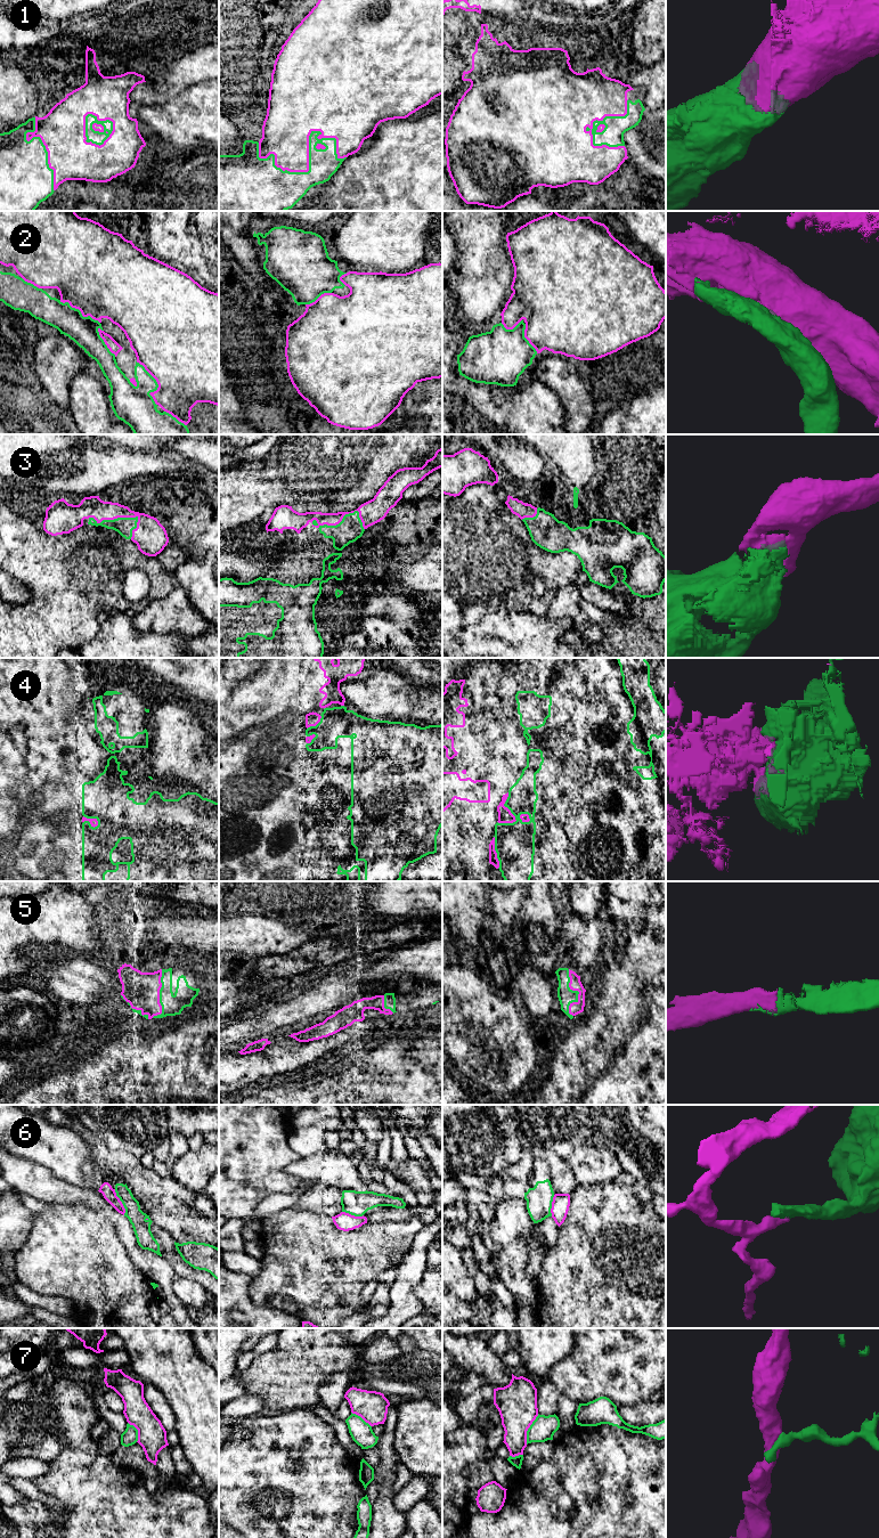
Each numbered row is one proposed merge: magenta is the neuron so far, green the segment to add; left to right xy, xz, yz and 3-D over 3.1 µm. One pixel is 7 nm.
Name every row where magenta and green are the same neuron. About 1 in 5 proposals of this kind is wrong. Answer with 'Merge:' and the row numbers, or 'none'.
Merge: 1, 2, 3, 5

